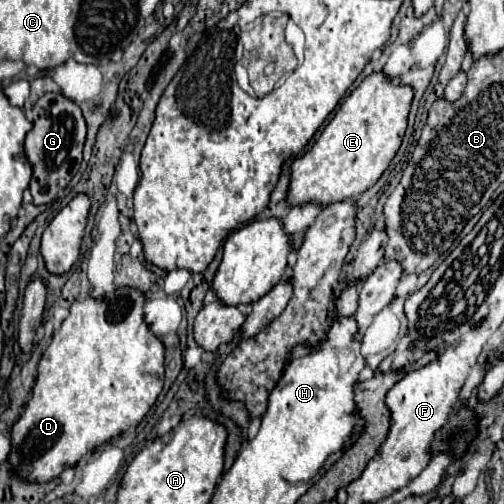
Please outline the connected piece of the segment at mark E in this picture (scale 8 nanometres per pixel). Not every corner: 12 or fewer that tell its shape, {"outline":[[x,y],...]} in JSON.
{"outline":[[368,75],[290,165],[290,205],[358,199],[400,149],[412,87]]}

